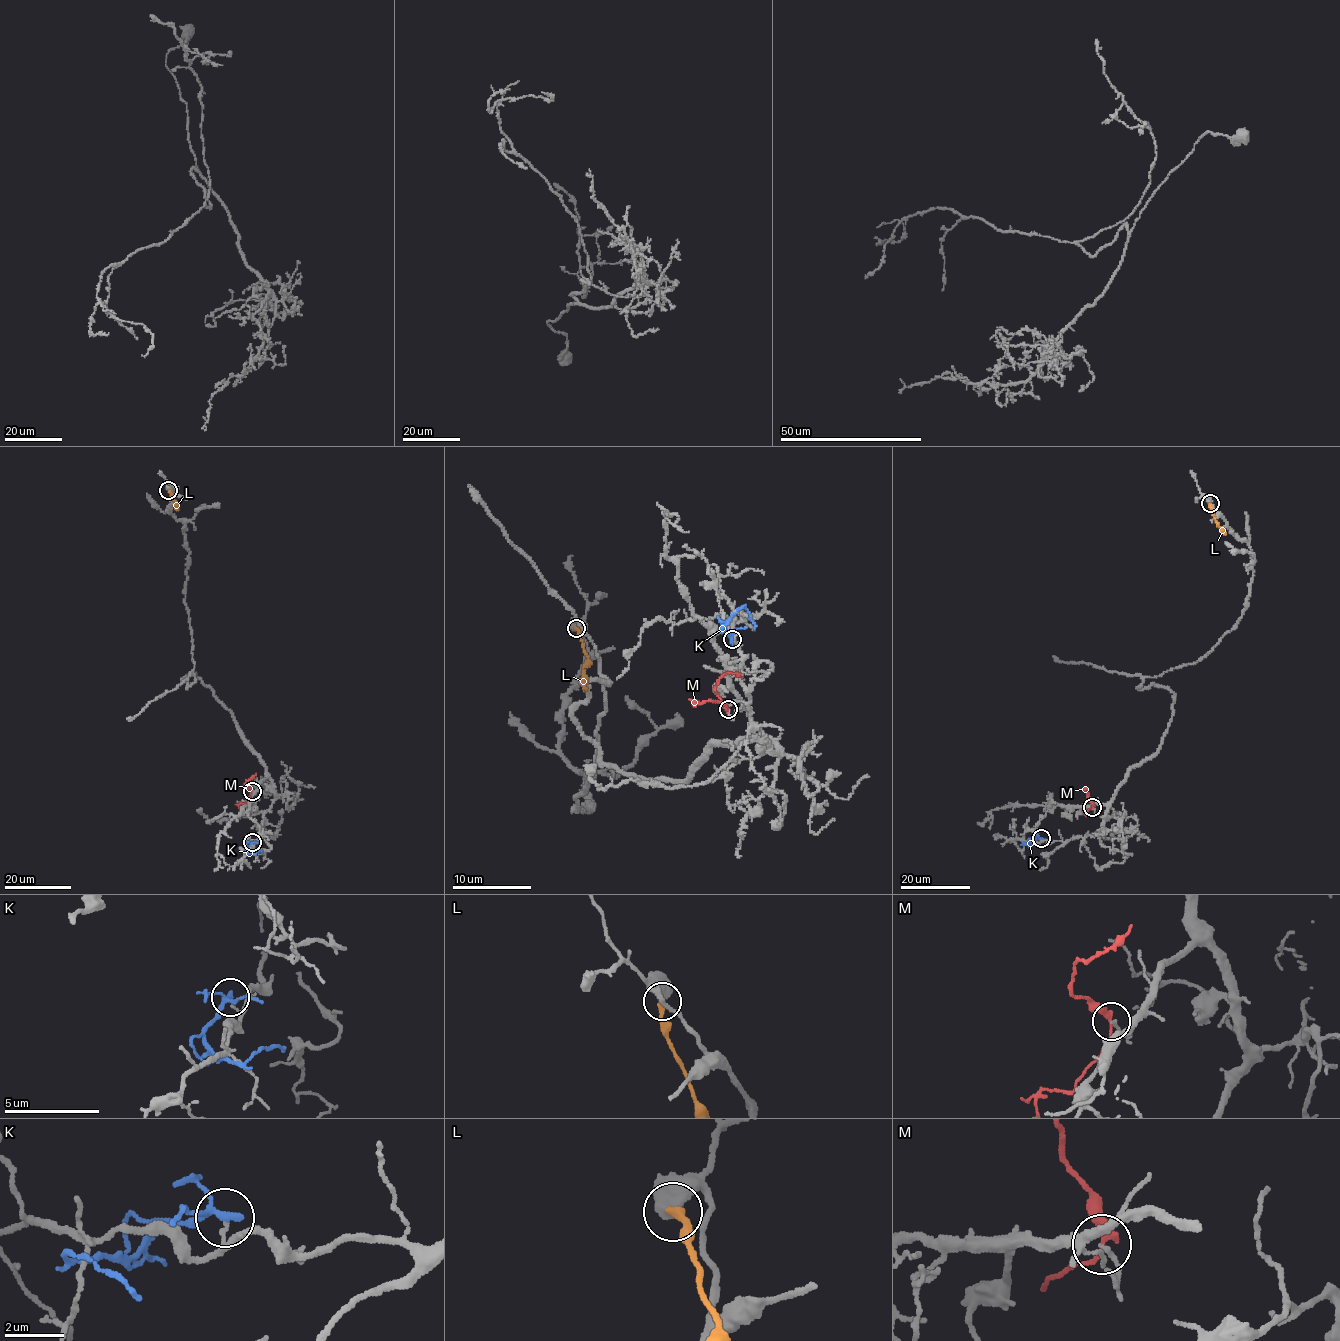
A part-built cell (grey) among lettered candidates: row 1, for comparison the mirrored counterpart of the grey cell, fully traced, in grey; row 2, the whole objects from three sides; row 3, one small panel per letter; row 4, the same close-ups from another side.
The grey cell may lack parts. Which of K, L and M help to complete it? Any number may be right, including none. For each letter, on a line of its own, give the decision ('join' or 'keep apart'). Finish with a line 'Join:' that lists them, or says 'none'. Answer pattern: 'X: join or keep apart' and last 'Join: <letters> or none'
K: keep apart
L: keep apart
M: keep apart
Join: none

